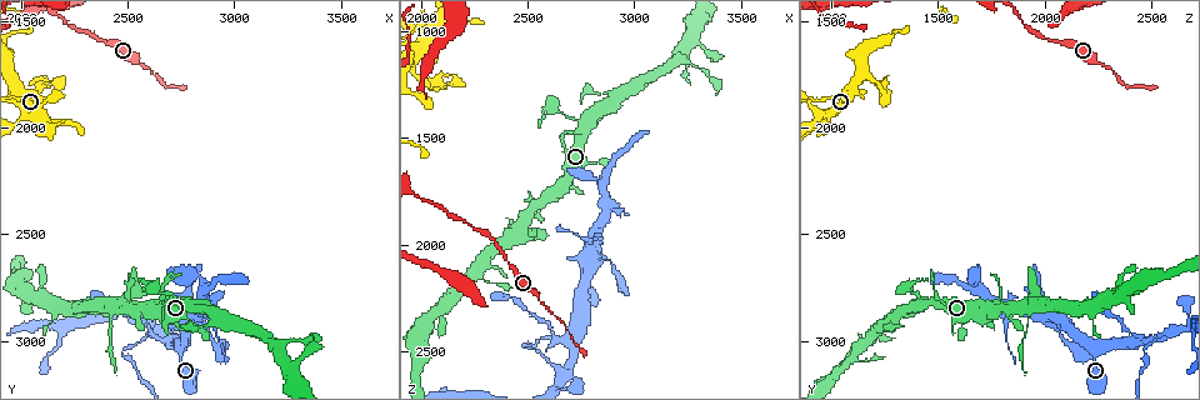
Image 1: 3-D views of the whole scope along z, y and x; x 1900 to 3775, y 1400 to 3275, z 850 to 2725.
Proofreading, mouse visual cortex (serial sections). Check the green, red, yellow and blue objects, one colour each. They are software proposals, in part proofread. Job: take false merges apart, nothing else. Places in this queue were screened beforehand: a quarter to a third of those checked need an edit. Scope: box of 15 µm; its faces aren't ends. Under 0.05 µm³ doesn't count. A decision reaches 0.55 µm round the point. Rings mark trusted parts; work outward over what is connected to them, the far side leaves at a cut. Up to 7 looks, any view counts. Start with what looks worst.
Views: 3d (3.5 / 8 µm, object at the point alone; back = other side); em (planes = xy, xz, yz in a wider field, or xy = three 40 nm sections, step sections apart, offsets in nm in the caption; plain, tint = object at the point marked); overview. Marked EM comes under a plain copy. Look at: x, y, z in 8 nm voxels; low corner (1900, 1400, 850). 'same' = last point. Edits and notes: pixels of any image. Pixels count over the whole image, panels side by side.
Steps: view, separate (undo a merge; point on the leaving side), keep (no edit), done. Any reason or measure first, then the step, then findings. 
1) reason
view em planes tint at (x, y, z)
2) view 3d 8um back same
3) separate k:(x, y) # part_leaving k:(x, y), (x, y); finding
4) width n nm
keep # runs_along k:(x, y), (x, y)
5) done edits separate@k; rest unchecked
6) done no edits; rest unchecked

abrupt turn
view 3d 3.5um at (2090, 1810, 1230)

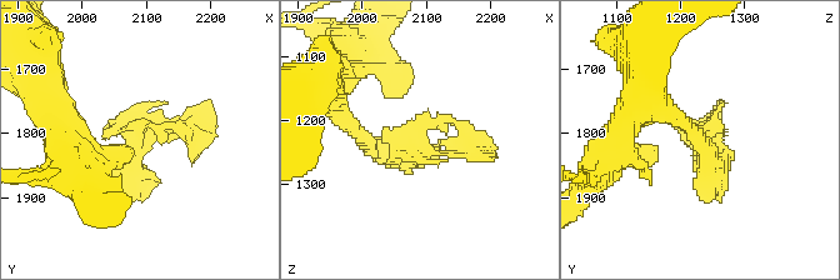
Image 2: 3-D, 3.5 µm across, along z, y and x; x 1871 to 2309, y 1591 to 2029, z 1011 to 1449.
view em planes tint at (2085, 1815, 1235)

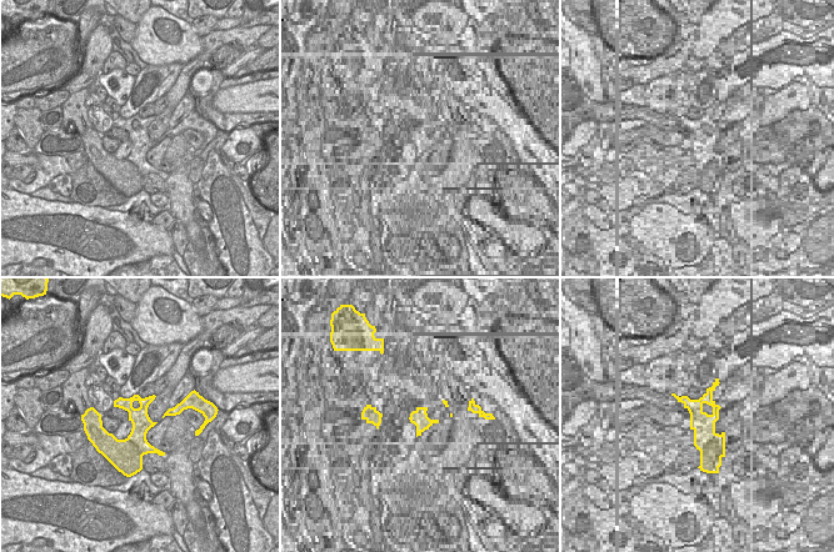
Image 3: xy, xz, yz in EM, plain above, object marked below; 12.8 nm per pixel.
separate 2:(165, 130) # part_leaving 2:(135, 163), (208, 101); a second cell is stuck on

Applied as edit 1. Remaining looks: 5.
see it whole again
view overview

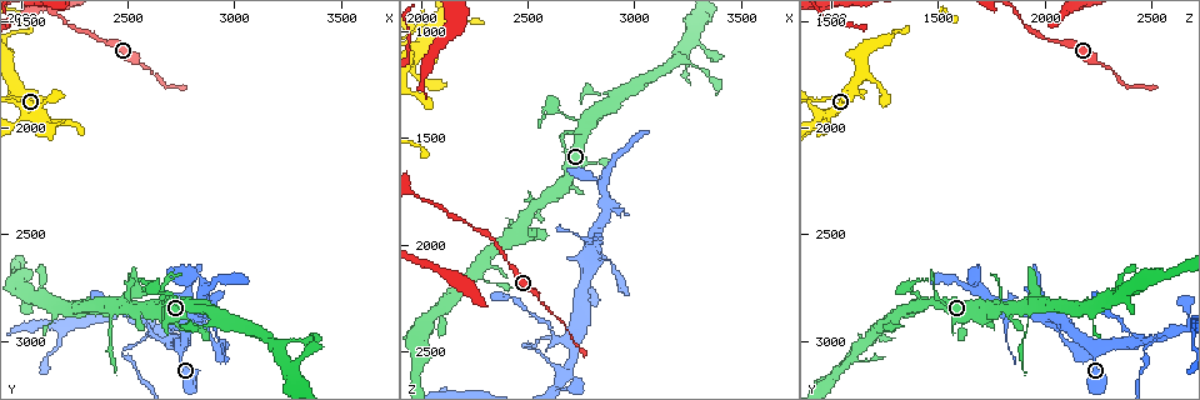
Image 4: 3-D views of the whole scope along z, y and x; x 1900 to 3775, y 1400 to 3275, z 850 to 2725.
sudden change in width
view 3d 8um at (2600, 2980, 2520)

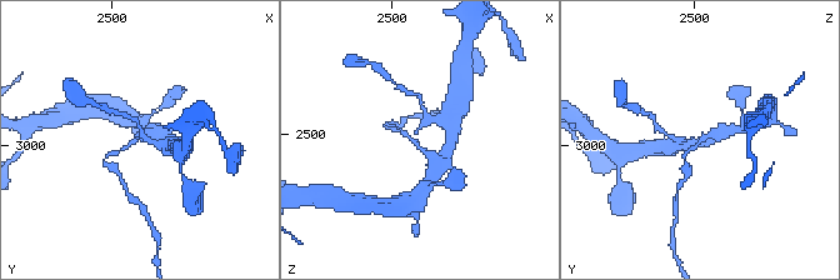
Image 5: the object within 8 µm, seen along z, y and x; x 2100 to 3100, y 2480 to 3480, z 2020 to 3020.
view 3d 3.5um at (2590, 2970, 2520)

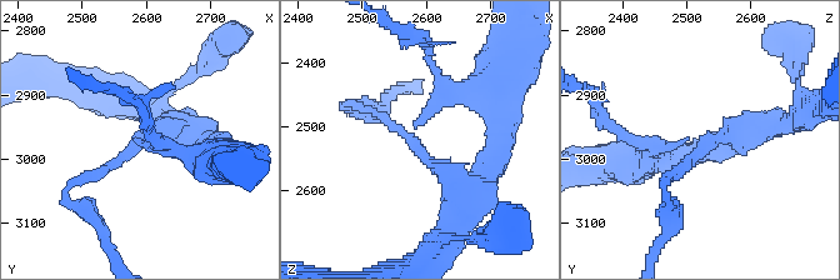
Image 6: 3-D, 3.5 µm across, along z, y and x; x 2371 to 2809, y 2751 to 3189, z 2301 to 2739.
arm_widths 150, 400 nm
separate 6:(126, 153) # part_leaving 6:(429, 160), (379, 115), (345, 103); two cells meet here

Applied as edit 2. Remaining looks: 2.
done edits separate@2, separate@6; rest unchecked

